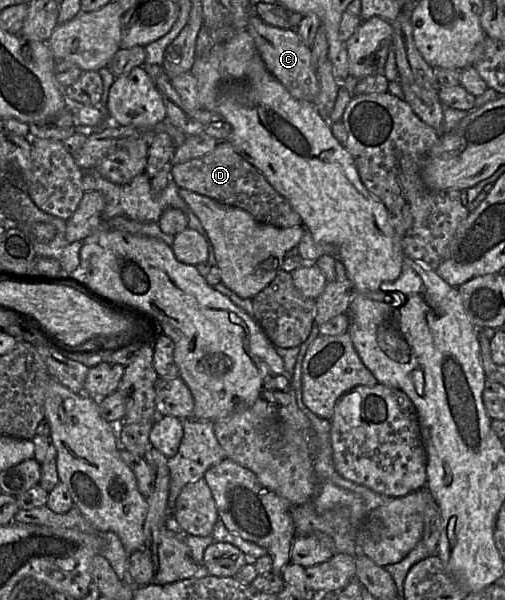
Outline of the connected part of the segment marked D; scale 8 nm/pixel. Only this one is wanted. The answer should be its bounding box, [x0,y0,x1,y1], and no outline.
[170,141,302,228]

